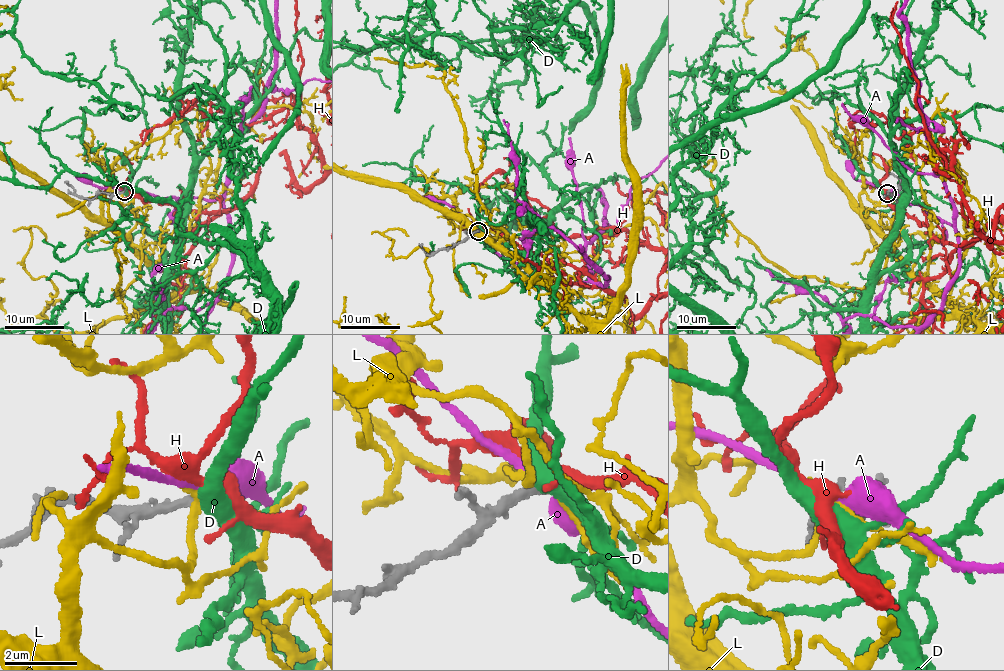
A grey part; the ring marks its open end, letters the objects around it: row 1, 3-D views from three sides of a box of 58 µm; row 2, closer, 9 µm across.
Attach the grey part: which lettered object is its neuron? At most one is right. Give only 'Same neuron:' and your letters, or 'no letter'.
Same neuron: D

